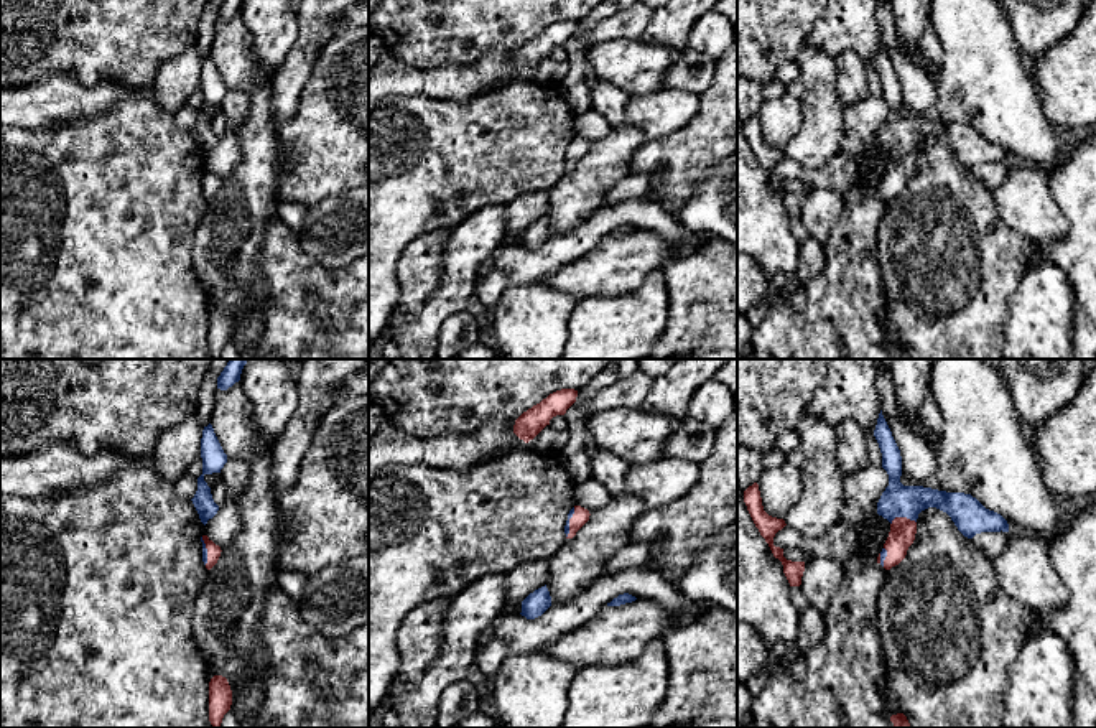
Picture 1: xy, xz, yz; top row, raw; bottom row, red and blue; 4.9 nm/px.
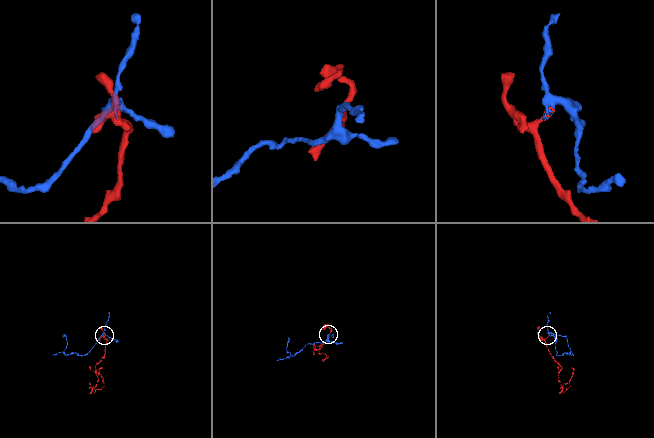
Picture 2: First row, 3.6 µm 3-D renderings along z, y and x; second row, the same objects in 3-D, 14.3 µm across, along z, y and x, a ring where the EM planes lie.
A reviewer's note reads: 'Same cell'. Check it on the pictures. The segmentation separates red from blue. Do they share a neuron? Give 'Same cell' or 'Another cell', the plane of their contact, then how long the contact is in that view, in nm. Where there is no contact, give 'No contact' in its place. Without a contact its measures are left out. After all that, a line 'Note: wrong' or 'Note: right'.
Same cell. Touches red in yz. Shared border 130 nm
Note: right

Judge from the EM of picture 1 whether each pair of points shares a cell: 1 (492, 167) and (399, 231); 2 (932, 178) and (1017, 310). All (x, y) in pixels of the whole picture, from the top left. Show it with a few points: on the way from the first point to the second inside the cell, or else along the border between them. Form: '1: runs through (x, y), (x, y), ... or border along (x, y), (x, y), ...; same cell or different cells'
1: runs through (469, 167), (463, 167), (422, 208); same cell
2: border along (1029, 264), (1006, 302), (1003, 335); different cells

